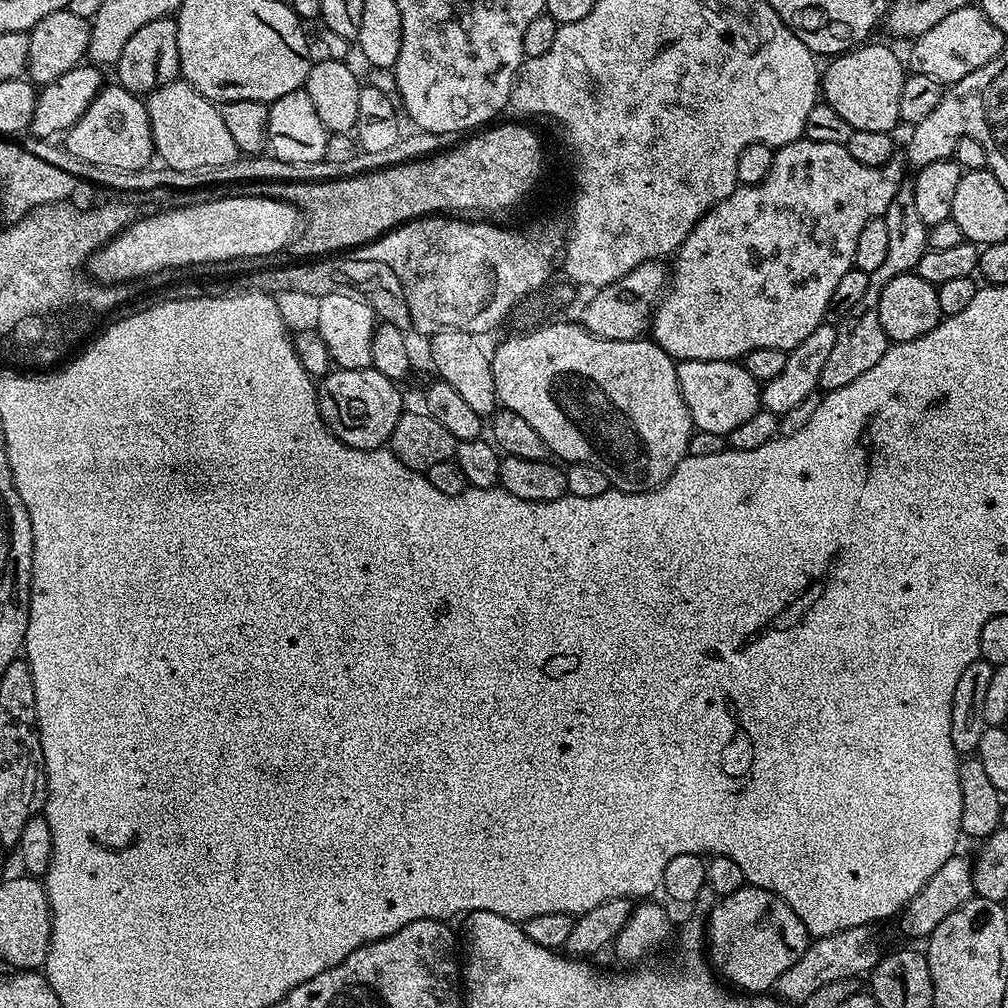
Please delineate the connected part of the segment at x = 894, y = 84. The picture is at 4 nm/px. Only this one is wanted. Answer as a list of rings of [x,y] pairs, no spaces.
[[[865,42],[827,61],[828,69],[825,67],[822,72],[822,100],[841,118],[846,118],[854,130],[892,132],[895,124],[901,123],[898,102],[902,98],[906,64],[896,57],[894,49],[872,43]]]

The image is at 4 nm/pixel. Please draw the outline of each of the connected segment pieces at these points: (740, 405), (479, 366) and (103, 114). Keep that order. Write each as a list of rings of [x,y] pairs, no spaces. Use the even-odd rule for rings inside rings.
[[[681,360],[677,363],[676,373],[692,423],[701,432],[727,437],[728,433],[738,430],[742,422],[761,411],[761,385],[750,378],[743,363],[735,360]]]
[[[442,329],[431,335],[427,341],[428,356],[432,359],[435,375],[451,386],[467,404],[474,414],[488,418],[497,411],[498,401],[494,390],[494,370],[489,349],[480,345],[481,337],[474,333],[466,333],[458,329]]]
[[[112,82],[112,85],[101,87],[100,93],[86,106],[86,114],[74,122],[74,126],[66,133],[68,139],[68,152],[77,156],[84,164],[93,164],[96,168],[113,168],[116,172],[136,172],[139,168],[147,166],[154,160],[156,147],[150,130],[150,114],[148,105],[137,93],[123,88],[119,82]]]

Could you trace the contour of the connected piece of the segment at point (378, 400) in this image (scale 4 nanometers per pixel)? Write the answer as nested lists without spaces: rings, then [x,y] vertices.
[[[336,368],[319,381],[316,401],[326,426],[339,440],[351,448],[370,452],[383,449],[391,441],[398,418],[406,411],[404,396],[396,388],[397,381],[378,374],[376,368]]]

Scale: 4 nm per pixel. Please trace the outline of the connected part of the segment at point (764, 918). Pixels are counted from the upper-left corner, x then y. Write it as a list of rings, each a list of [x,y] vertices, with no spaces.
[[[745,886],[734,890],[734,894],[719,897],[706,917],[706,948],[708,944],[712,951],[711,967],[733,989],[744,994],[764,994],[775,989],[778,978],[802,958],[809,943],[802,918],[782,898],[761,888]]]

